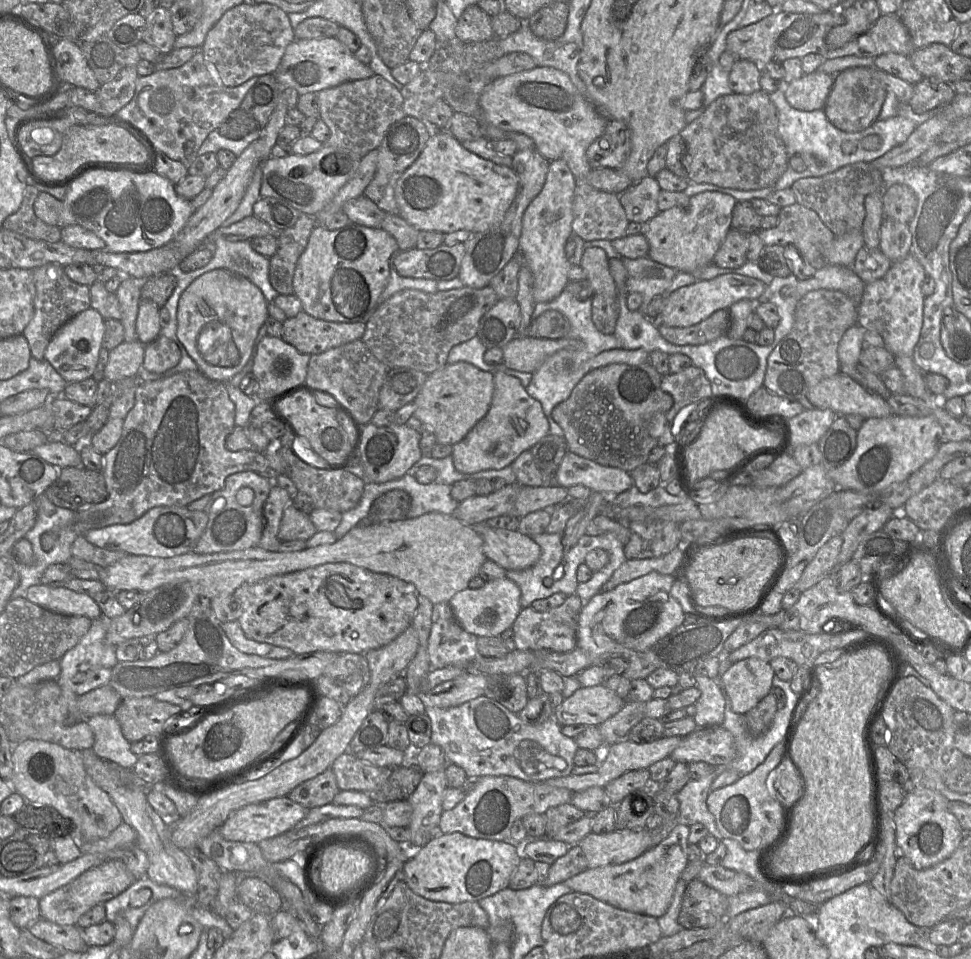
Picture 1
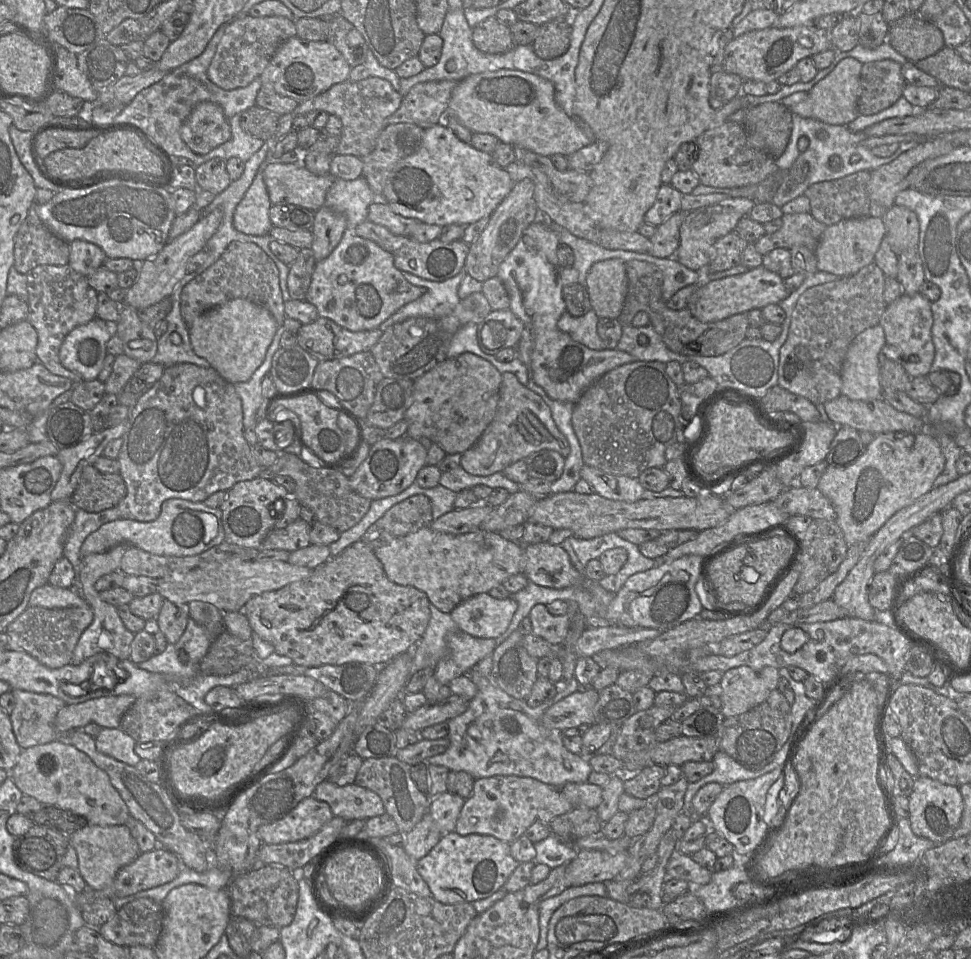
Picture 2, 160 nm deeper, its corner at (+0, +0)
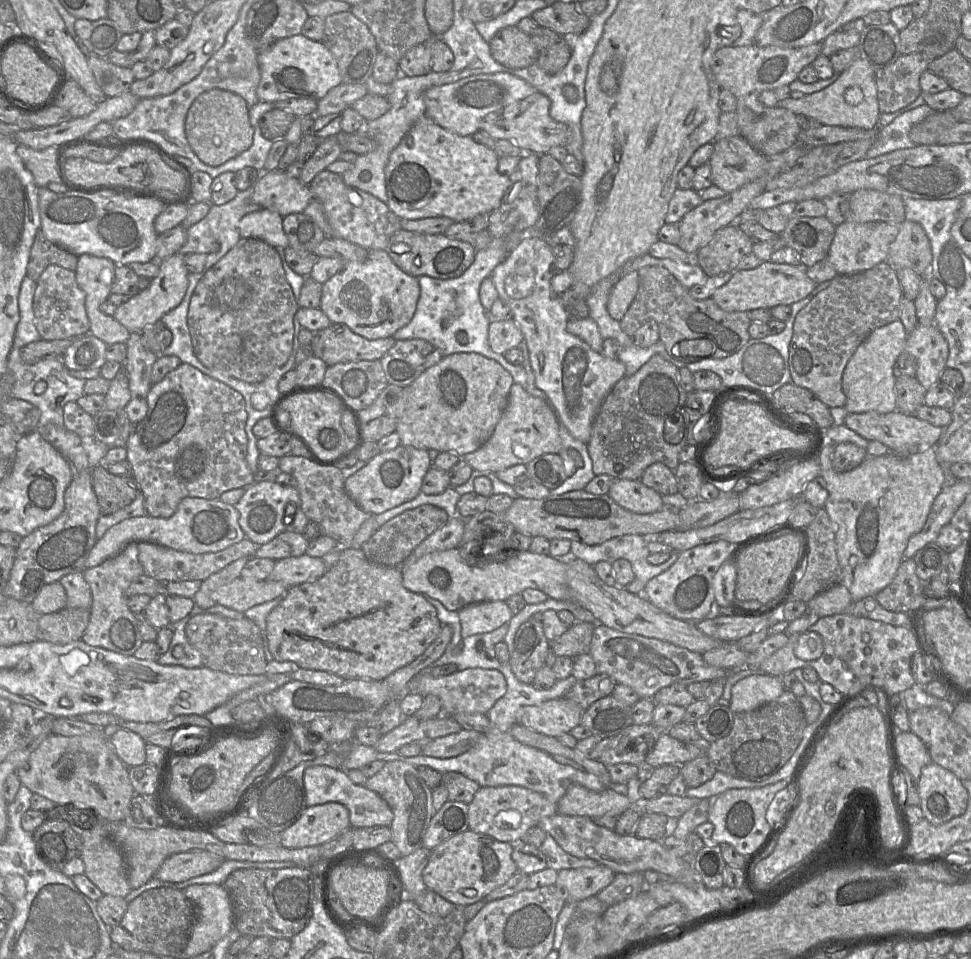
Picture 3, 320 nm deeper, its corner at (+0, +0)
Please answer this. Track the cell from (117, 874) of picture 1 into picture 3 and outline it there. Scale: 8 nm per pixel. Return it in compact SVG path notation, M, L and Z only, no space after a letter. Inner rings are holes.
M190 850L167 857L154 877L167 882L182 882L216 870L224 860L208 851Z

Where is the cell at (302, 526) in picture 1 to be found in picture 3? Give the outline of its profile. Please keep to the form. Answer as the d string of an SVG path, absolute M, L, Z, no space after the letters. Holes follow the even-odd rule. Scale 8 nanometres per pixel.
M283 531L266 544L259 545L255 556L259 558L282 558L301 556L306 553L308 540L304 533Z

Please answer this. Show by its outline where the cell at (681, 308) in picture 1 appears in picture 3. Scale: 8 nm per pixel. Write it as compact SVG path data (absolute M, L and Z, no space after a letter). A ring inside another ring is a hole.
M771 260L748 270L735 270L730 280L715 290L713 301L724 311L752 311L759 308L771 309L778 305L792 305L807 297L817 286L806 274L802 265L775 263Z

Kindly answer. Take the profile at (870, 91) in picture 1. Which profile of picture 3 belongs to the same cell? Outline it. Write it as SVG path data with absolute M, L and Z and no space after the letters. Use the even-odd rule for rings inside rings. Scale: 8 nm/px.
M920 52L902 54L893 64L876 72L881 114L898 111L920 96L920 76L928 69L930 61Z

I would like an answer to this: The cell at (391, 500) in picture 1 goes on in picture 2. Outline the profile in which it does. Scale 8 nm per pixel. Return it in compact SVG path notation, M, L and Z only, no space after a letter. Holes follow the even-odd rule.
M422 494L413 495L387 510L369 526L360 540L376 549L396 538L430 527L433 520L430 499Z

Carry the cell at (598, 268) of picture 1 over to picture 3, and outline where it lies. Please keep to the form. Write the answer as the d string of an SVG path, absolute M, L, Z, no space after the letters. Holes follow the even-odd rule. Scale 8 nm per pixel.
M635 270L627 271L613 285L607 302L610 316L620 321L634 300L639 288L639 275Z

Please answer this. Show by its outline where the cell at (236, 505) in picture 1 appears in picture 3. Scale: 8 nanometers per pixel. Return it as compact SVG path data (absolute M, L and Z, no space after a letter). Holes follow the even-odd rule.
M254 482L252 485L245 488L245 492L241 499L234 505L239 513L239 525L245 534L245 538L254 542L257 546L263 545L271 541L279 533L284 530L284 516L288 514L288 524L289 516L291 513L296 513L292 511L292 505L300 507L300 495L296 487L285 486L276 482Z

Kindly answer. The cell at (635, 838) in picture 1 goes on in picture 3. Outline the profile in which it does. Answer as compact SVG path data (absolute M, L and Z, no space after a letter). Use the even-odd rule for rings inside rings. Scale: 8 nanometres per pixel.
M598 865L595 868L564 869L557 872L555 885L565 893L568 901L580 901L610 885L615 873L608 867Z

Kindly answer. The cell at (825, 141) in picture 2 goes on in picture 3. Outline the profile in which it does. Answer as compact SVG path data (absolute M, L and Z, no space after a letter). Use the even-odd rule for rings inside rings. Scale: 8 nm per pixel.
M924 104L881 126L864 158L872 159L896 150L915 147L916 144L909 136L911 128L934 112L935 110Z

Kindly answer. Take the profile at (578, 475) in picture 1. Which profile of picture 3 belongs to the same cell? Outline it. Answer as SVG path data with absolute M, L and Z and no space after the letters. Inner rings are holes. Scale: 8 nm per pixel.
M614 479L608 495L620 506L638 514L650 514L664 507L662 495L640 480Z

